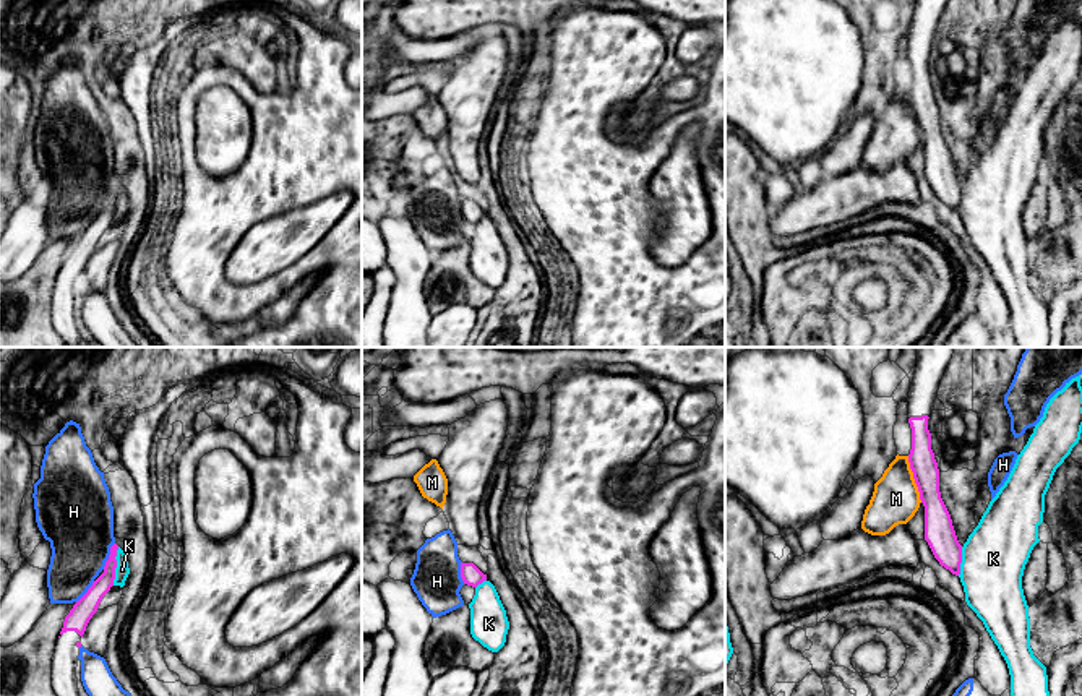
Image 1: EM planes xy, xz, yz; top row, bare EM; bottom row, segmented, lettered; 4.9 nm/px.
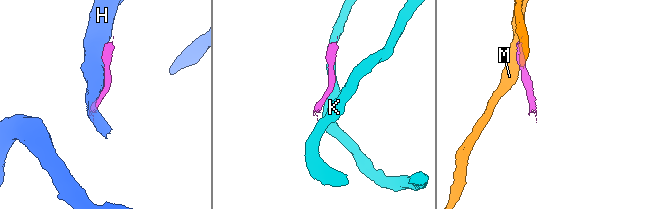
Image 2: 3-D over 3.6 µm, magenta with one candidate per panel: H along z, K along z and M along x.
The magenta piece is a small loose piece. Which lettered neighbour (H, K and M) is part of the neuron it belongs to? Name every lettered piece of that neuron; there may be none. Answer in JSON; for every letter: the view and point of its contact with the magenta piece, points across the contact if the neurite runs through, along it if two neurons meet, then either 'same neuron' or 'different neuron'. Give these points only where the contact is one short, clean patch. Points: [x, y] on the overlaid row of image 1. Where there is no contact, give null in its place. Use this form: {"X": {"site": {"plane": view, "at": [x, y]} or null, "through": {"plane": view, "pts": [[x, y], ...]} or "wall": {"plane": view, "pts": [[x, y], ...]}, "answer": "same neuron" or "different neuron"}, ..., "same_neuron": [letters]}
{"H": {"site": {"plane": "xy", "at": [109, 555]}, "answer": "different neuron"}, "K": {"site": {"plane": "xy", "at": [115, 567]}, "wall": {"plane": "xy", "pts": [[119, 547], [112, 584]]}, "answer": "different neuron"}, "M": {"site": {"plane": "yz", "at": [914, 477]}, "wall": {"plane": "yz", "pts": [[907, 456], [922, 502]]}, "answer": "different neuron"}, "same_neuron": []}

